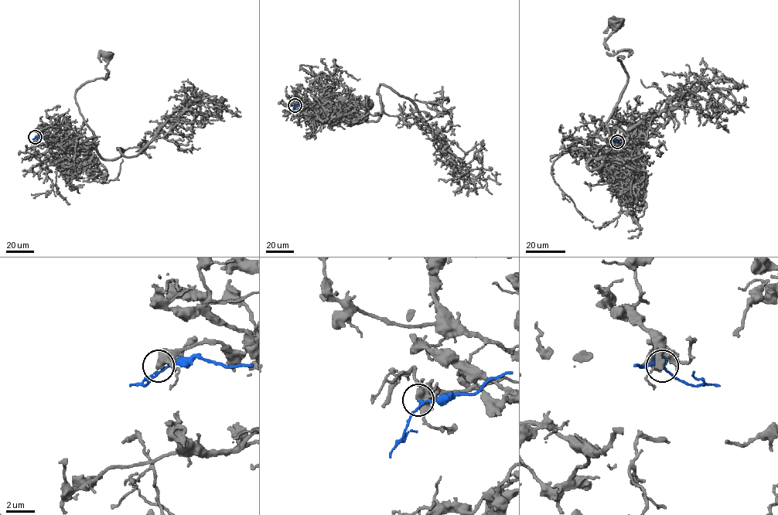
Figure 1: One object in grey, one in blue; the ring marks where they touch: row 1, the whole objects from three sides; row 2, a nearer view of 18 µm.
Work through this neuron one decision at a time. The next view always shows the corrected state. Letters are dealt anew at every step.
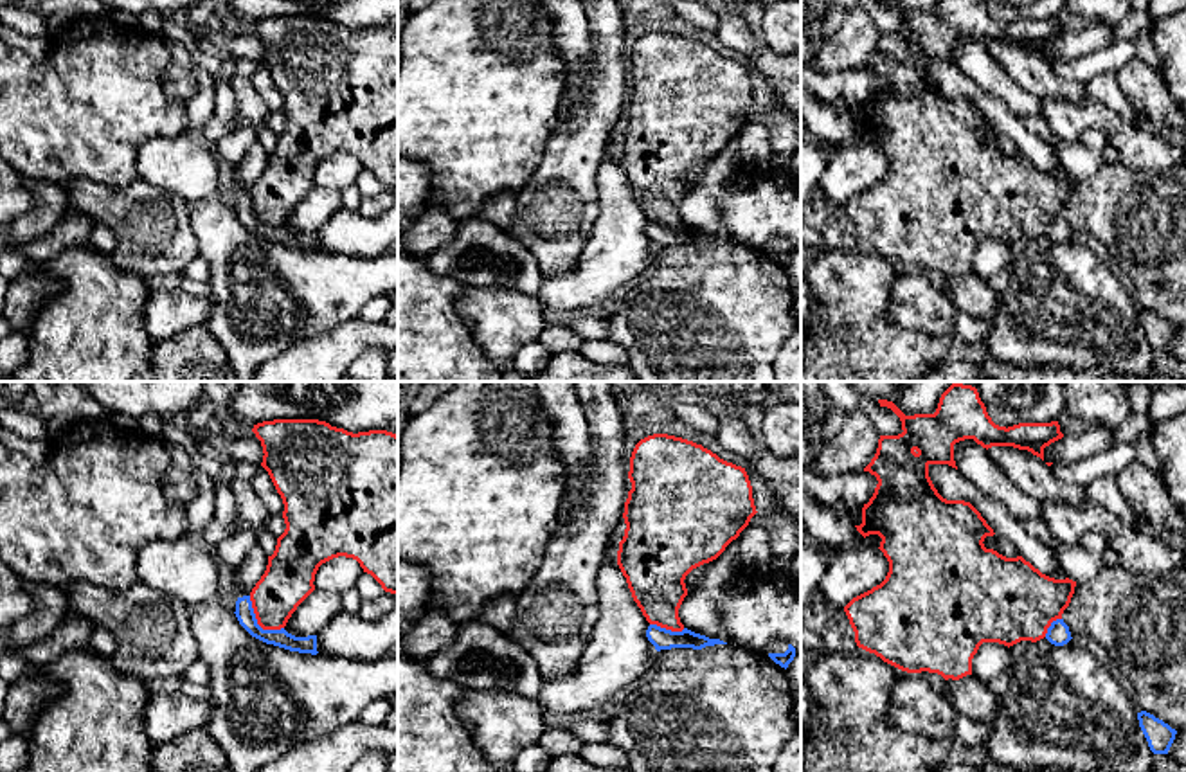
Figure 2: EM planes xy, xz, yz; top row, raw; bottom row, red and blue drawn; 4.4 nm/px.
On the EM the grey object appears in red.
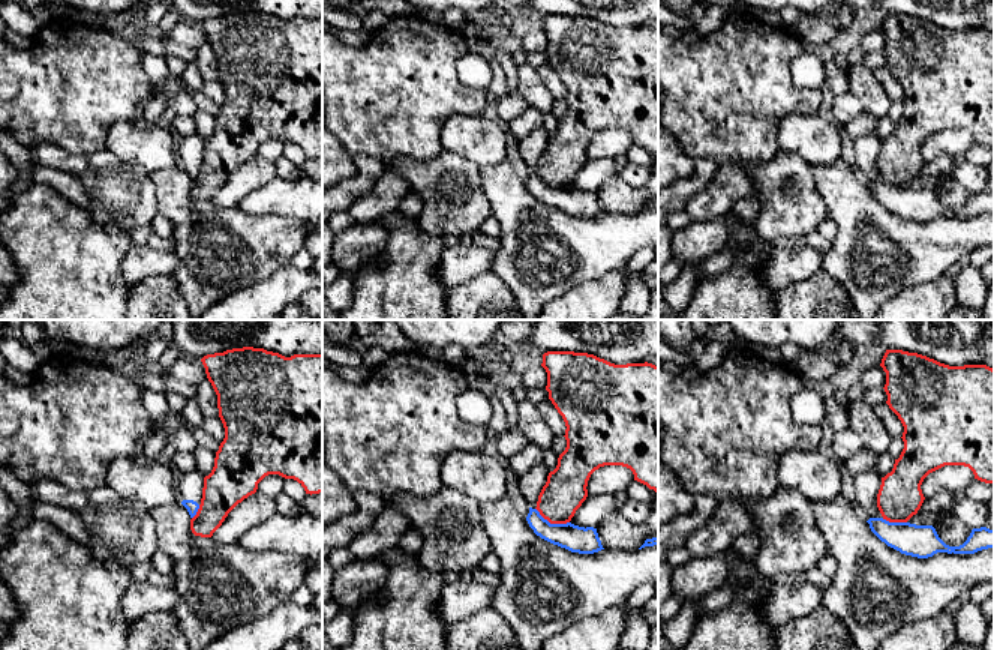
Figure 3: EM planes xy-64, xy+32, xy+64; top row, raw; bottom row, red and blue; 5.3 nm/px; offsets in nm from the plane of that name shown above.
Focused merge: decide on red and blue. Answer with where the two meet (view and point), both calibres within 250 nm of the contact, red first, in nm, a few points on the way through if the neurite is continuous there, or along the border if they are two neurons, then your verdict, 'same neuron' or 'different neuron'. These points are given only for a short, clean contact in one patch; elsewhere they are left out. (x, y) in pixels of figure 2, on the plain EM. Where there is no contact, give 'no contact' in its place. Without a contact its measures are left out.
meets red in xy at (258, 220); 220 nm thick on the red side, 80 nm on the other; border along xy (249, 193), (254, 215), (263, 225), (283, 225); different neuron

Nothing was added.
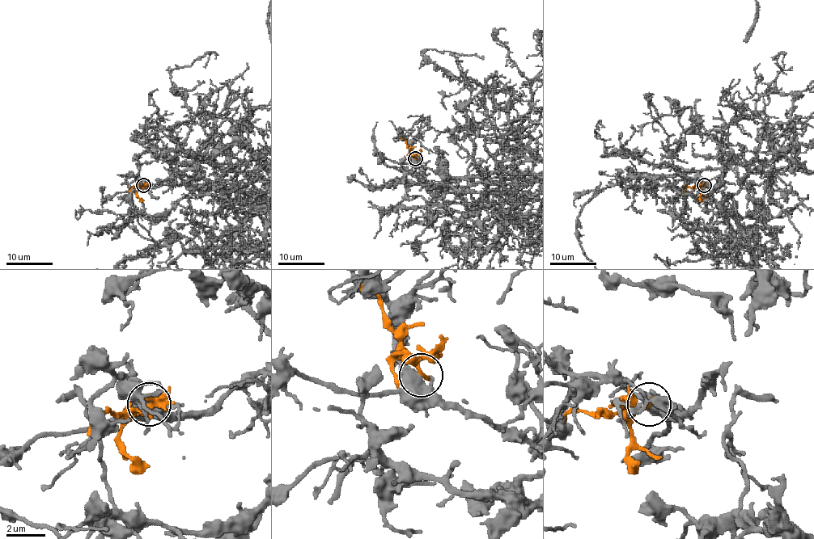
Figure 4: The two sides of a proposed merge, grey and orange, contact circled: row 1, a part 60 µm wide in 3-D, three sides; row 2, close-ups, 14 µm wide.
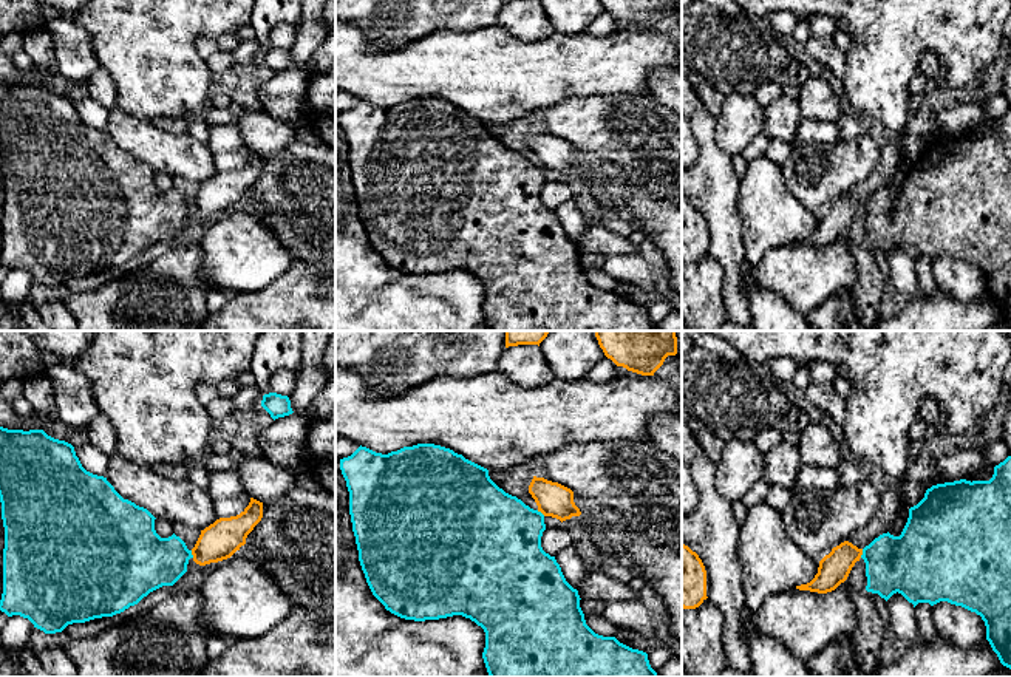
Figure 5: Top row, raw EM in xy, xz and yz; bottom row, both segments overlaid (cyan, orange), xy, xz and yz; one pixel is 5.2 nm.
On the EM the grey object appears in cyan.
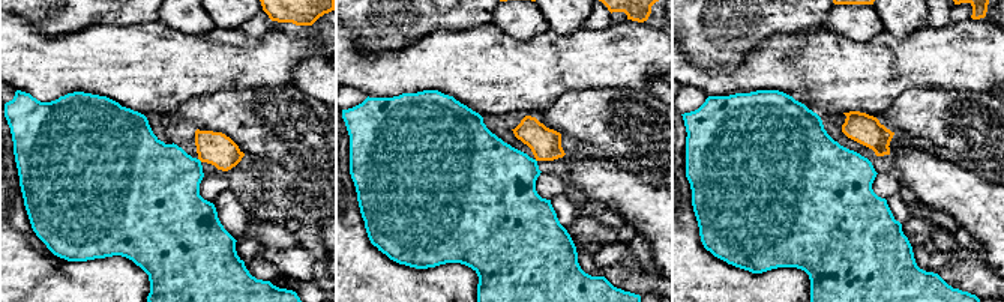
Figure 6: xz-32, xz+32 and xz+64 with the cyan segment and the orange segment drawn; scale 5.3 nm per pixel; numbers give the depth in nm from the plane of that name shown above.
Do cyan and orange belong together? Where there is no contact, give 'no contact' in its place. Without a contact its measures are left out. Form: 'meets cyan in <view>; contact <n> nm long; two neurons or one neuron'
meets cyan in yz; contact 50 nm long; two neurons

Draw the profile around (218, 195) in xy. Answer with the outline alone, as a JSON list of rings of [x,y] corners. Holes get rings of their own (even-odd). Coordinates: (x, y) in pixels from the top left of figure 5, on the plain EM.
[[[250,151],[249,159],[237,170],[220,172],[204,184],[192,202],[199,219],[230,212],[246,198],[247,189],[263,172],[263,156]]]

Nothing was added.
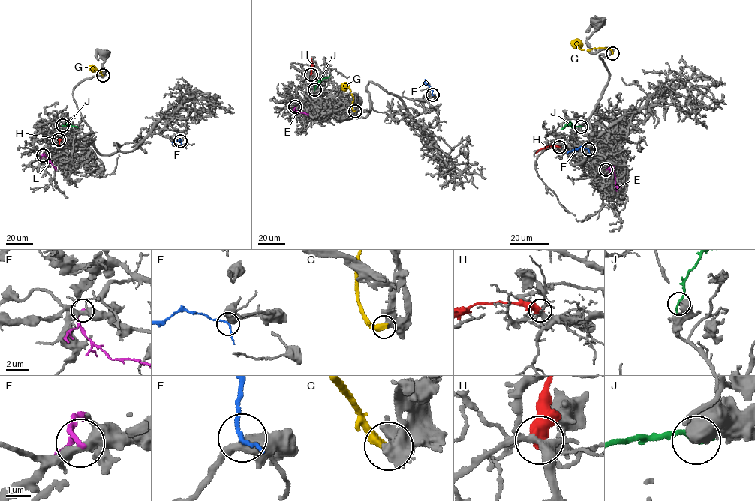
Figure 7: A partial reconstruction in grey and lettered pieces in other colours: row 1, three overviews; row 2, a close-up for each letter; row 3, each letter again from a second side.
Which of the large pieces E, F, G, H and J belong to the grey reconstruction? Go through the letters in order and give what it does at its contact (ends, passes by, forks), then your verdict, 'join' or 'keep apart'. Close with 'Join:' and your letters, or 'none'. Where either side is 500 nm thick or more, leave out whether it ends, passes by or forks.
E: it ends | keep apart
F: it passes by | keep apart
G: keep apart
H: keep apart
J: join
Join: J

